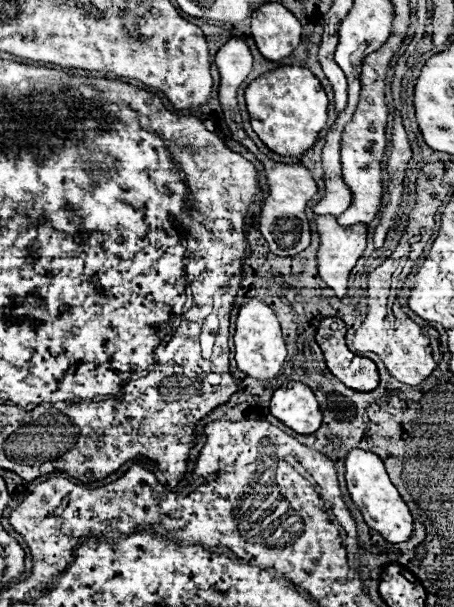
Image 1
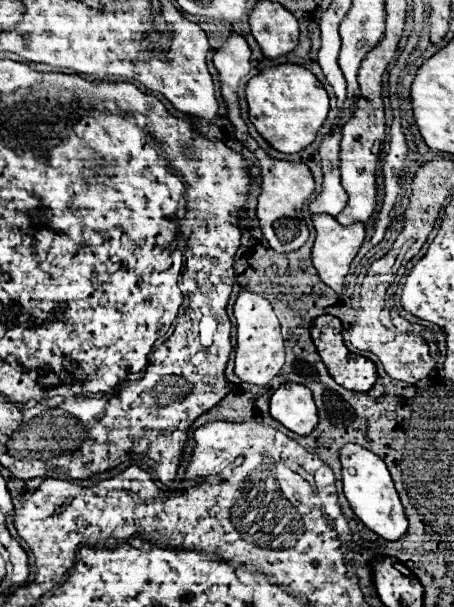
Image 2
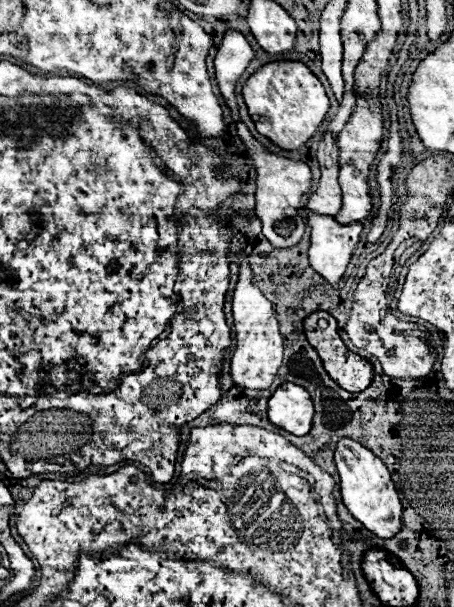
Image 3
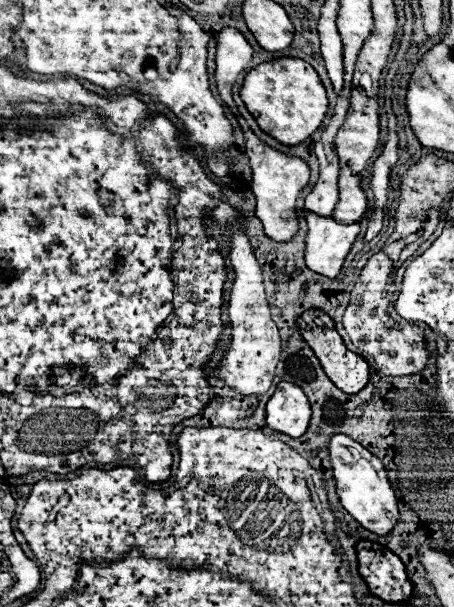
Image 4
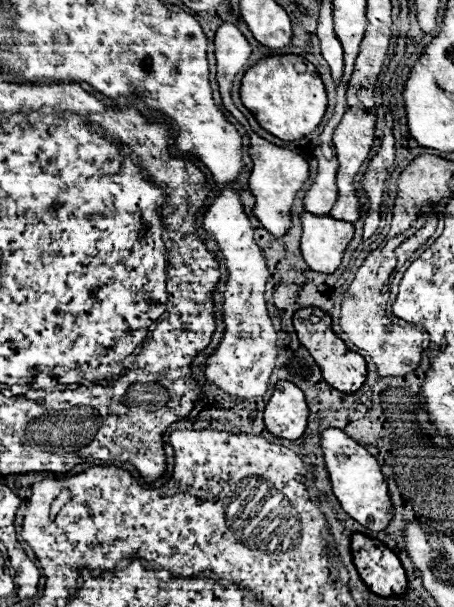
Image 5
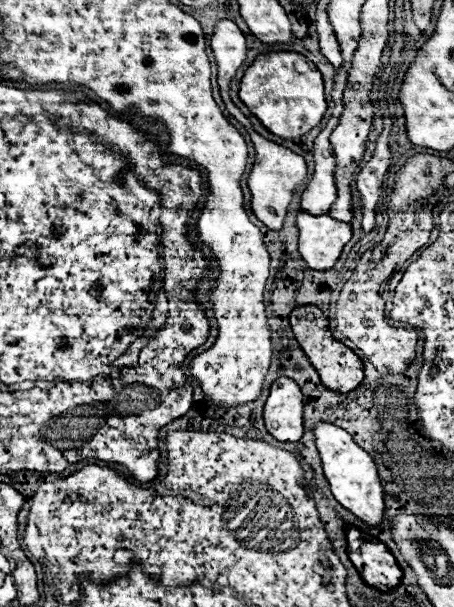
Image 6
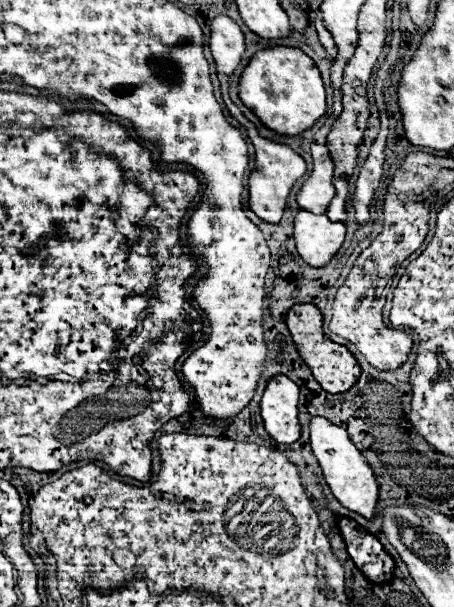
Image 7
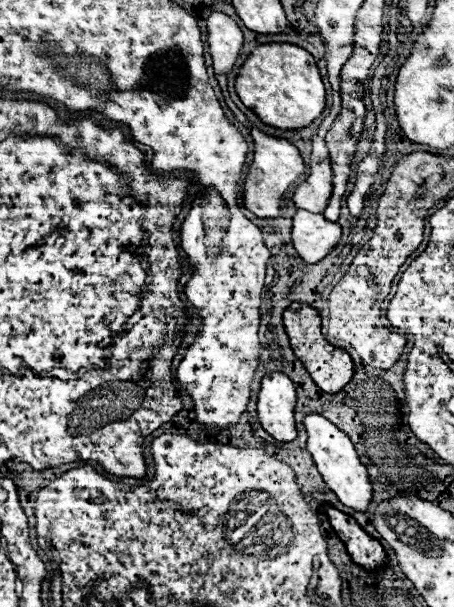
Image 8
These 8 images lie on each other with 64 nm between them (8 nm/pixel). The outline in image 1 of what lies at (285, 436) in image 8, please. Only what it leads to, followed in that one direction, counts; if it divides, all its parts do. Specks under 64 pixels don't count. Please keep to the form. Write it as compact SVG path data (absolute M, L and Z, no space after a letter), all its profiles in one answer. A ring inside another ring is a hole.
M302 382L282 384L272 394L270 414L298 434L312 434L322 424L314 392Z

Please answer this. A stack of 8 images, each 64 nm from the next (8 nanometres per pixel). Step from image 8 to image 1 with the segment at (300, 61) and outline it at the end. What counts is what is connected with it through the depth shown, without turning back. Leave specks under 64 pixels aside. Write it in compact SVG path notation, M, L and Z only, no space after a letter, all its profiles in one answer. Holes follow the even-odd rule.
M282 66L258 76L246 88L250 122L260 140L282 156L298 156L314 146L318 132L326 124L328 98L314 74L300 66Z

